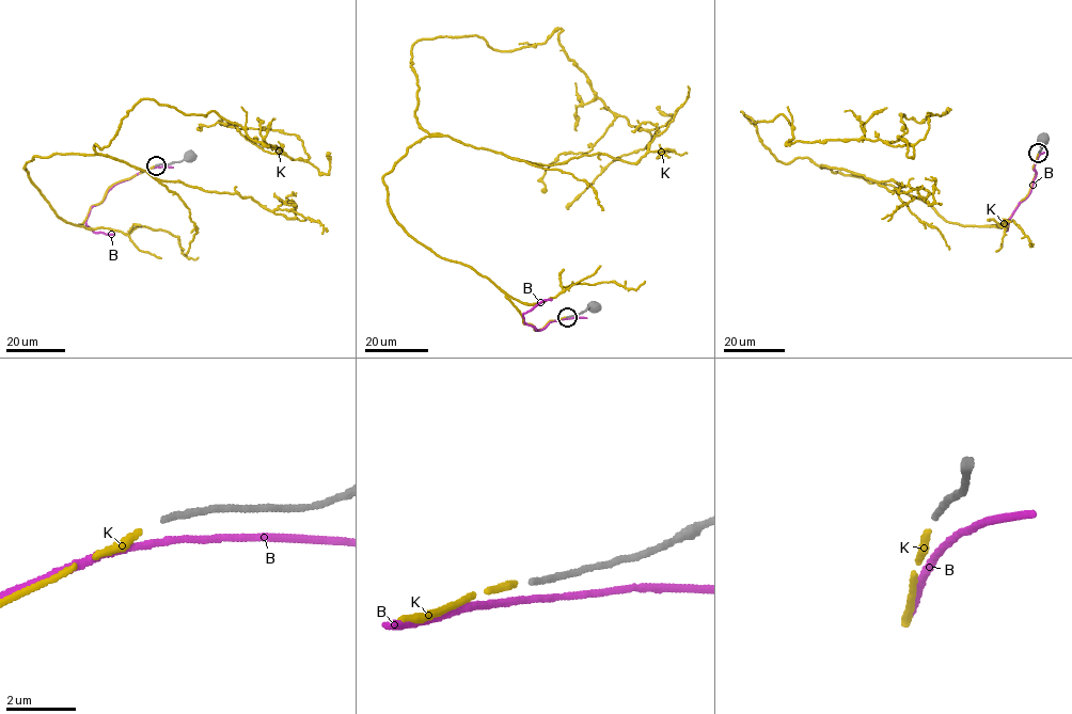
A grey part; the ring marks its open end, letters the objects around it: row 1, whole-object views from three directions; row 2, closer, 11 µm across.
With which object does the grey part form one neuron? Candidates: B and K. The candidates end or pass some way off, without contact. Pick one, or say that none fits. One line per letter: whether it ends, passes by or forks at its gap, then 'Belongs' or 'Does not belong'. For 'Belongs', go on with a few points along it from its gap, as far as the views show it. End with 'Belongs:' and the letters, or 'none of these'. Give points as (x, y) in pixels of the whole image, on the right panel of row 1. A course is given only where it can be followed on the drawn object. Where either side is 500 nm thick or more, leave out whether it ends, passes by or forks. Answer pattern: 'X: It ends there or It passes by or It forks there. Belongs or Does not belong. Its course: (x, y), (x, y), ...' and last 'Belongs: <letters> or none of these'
B: It passes by. Does not belong
K: It ends there. Belongs. Its course: (1038, 154), (1011, 216), (963, 226), (777, 161), (741, 111), (785, 115), (788, 145), (900, 146), (950, 110)
Belongs: K

